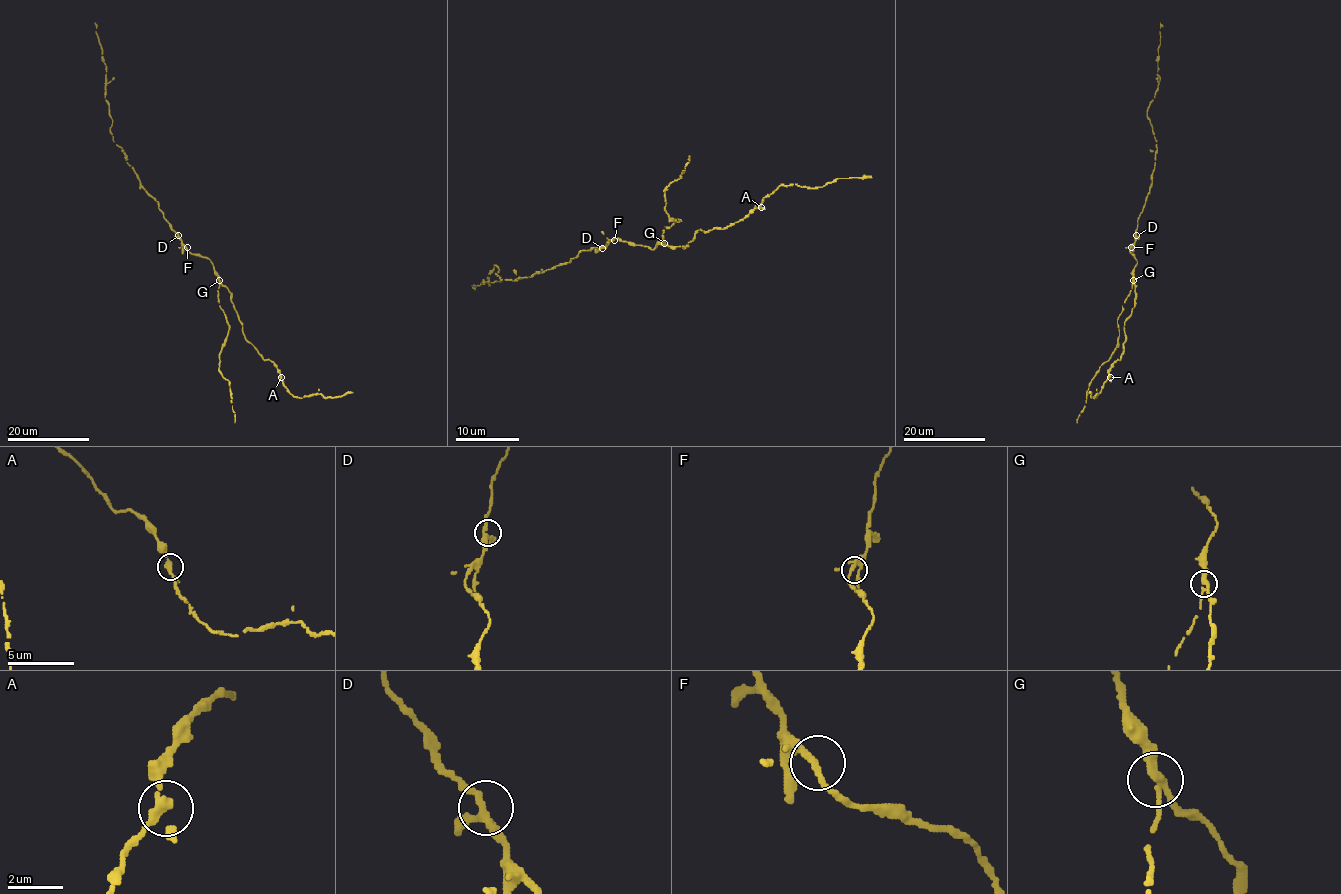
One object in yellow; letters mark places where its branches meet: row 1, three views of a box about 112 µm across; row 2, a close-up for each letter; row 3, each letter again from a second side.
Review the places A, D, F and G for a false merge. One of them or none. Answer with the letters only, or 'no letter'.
G

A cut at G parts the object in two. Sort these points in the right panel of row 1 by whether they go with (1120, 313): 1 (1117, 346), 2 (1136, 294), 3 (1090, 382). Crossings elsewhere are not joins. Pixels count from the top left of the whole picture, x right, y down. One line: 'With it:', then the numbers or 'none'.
With it: 1, 3

